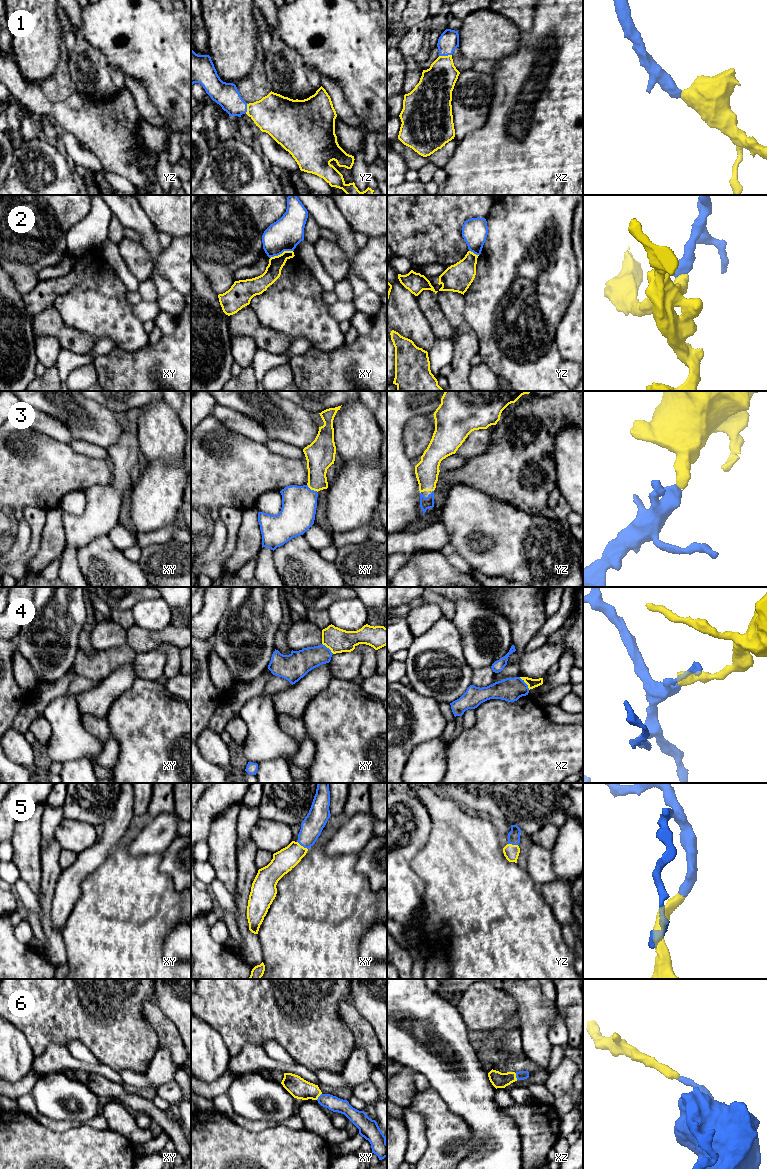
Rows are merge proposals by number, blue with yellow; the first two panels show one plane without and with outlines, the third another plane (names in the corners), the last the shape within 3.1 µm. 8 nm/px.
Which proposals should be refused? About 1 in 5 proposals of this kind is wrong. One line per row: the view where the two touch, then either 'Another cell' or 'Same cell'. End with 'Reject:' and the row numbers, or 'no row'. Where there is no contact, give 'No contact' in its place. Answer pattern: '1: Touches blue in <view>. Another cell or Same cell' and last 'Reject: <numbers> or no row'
1: Touches blue in xz. Same cell
2: Touches blue in xy. Another cell
3: Touches blue in xy. Same cell
4: Touches blue in xz. Another cell
5: Touches blue in xy. Same cell
6: Touches blue in xz. Same cell
Reject: 2, 4

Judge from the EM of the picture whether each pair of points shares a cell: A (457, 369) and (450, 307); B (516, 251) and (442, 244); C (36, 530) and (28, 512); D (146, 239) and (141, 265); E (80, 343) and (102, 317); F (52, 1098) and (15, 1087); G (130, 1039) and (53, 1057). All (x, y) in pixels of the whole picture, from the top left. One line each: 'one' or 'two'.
A: one
B: two
C: one
D: two
E: two
F: two
G: two

